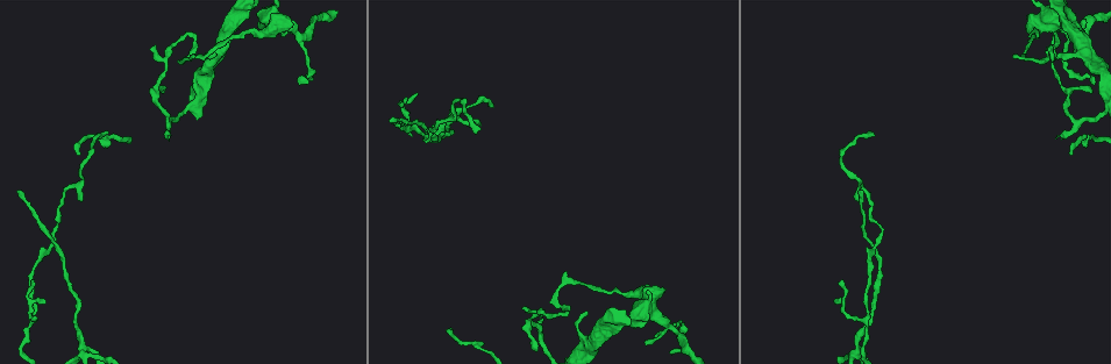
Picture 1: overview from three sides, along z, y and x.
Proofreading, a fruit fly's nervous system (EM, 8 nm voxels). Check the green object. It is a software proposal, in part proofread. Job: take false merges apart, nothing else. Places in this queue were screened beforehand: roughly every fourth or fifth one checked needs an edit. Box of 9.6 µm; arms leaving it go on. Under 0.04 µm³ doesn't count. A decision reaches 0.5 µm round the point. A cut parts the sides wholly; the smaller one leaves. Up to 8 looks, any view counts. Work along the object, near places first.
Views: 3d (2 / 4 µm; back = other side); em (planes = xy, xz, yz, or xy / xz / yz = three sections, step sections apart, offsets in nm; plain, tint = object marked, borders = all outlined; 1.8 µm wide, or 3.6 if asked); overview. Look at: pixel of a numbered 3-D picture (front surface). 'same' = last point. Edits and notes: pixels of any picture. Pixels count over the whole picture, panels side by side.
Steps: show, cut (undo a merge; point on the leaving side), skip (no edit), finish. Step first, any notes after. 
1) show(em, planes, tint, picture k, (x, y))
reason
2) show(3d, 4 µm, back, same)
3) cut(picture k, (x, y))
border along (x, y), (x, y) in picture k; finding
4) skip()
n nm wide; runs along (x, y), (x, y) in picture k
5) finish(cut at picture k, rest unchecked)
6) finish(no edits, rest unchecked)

show(em, 3.6 µm, planes, tint, picture 1, (87, 350))
abrupt turn

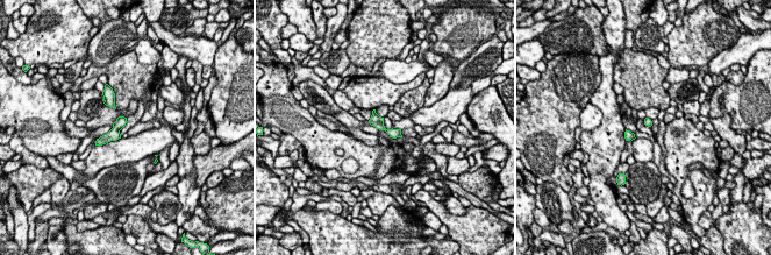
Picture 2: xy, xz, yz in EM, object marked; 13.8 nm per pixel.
skip()
runs along (123, 120), (107, 137), (99, 142) in picture 2; continuous, no second neuron

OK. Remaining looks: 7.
show(3d, 4 µm, back, picture 1, (876, 247))
a fork

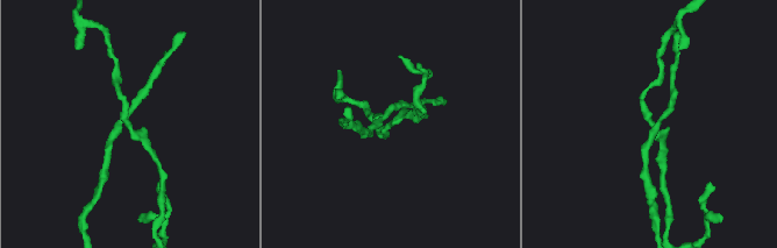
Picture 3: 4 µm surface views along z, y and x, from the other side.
show(em, yz, step 16, tint, picture 3, (652, 126))
now the EM

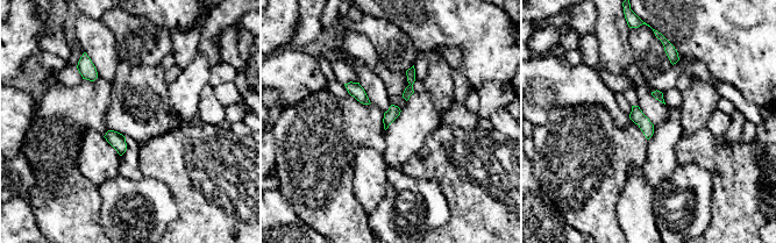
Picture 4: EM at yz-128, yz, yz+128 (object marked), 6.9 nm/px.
skip()
one neuron here

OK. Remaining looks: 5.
show(em, yz, step 16, plain, picture 1, (306, 34))
sharp bend

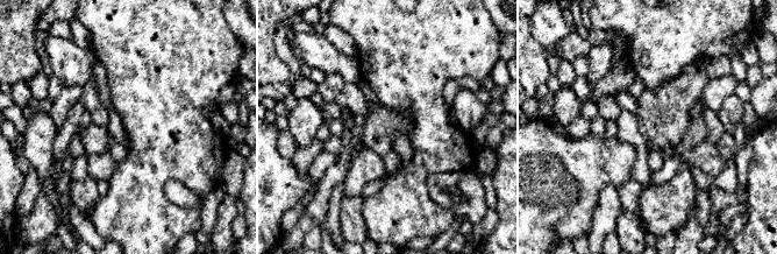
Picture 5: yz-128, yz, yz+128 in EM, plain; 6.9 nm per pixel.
show(em, yz, step 16, tint, same)
where the object lies

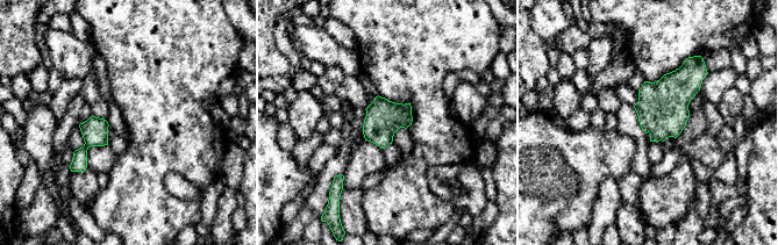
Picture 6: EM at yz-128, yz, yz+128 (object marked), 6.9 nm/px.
skip()
260 nm wide; one neuron here

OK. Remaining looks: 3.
finish(no edits, rest unchecked)

